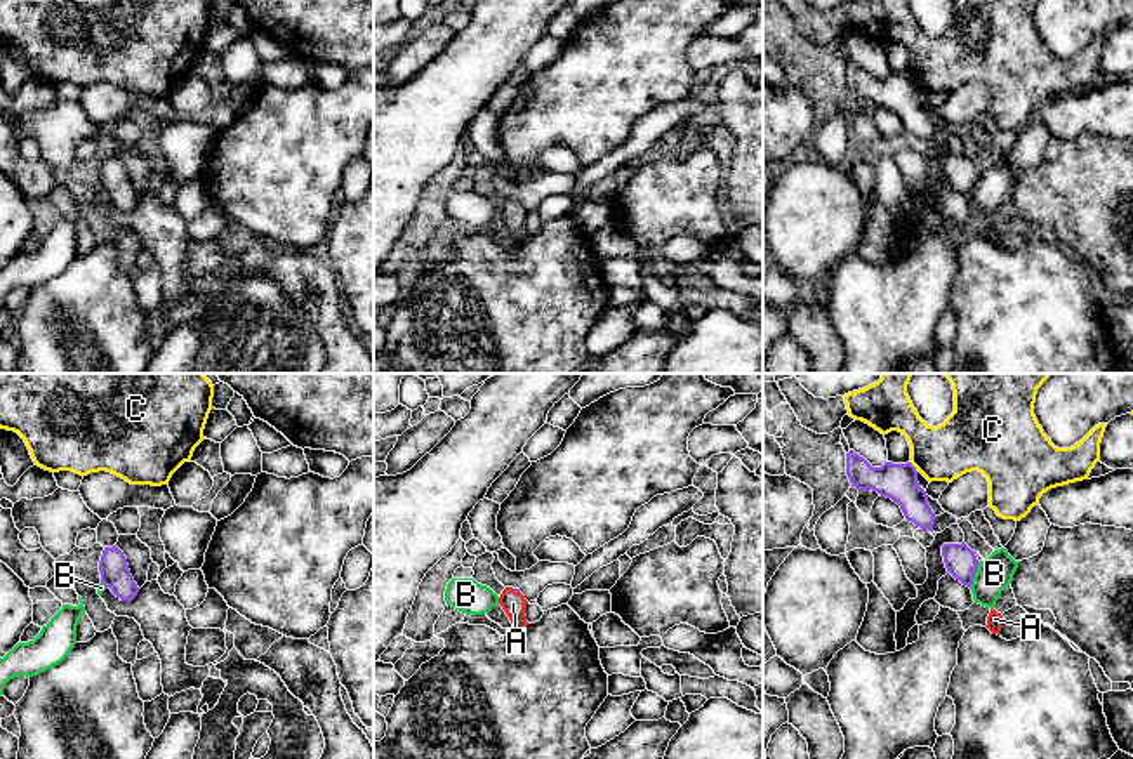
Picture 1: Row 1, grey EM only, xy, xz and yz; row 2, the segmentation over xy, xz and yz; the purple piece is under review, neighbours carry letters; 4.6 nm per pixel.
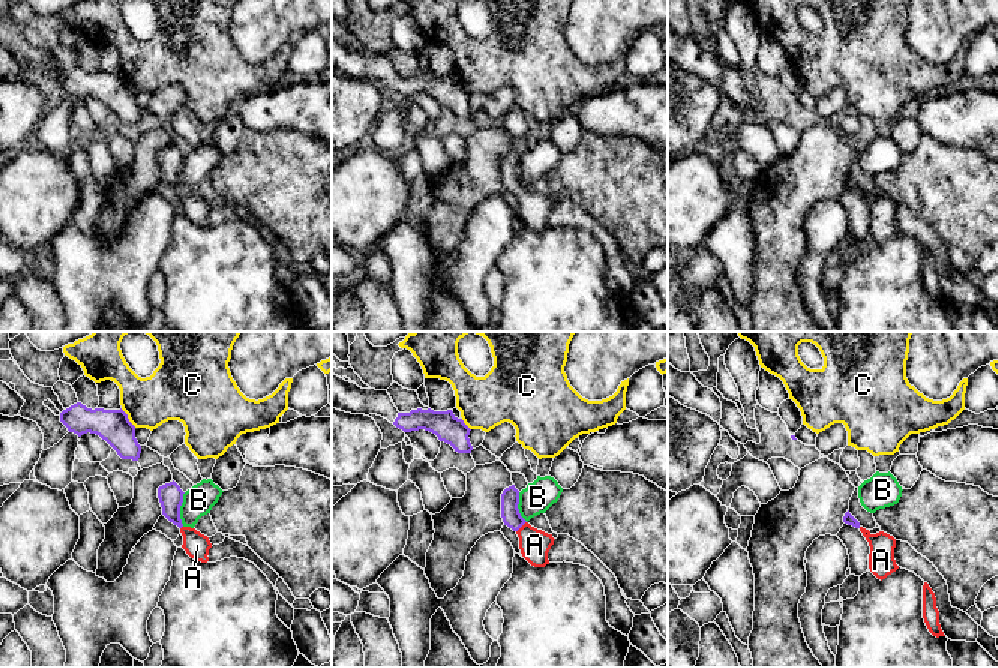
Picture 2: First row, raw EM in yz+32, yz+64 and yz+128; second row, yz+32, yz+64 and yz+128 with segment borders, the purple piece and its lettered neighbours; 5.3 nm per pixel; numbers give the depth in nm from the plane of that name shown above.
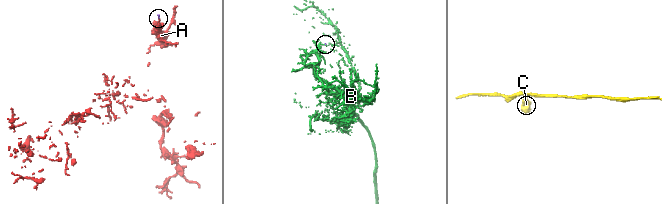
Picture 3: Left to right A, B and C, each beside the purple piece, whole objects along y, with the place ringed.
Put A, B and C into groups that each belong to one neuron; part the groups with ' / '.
A / B / C

